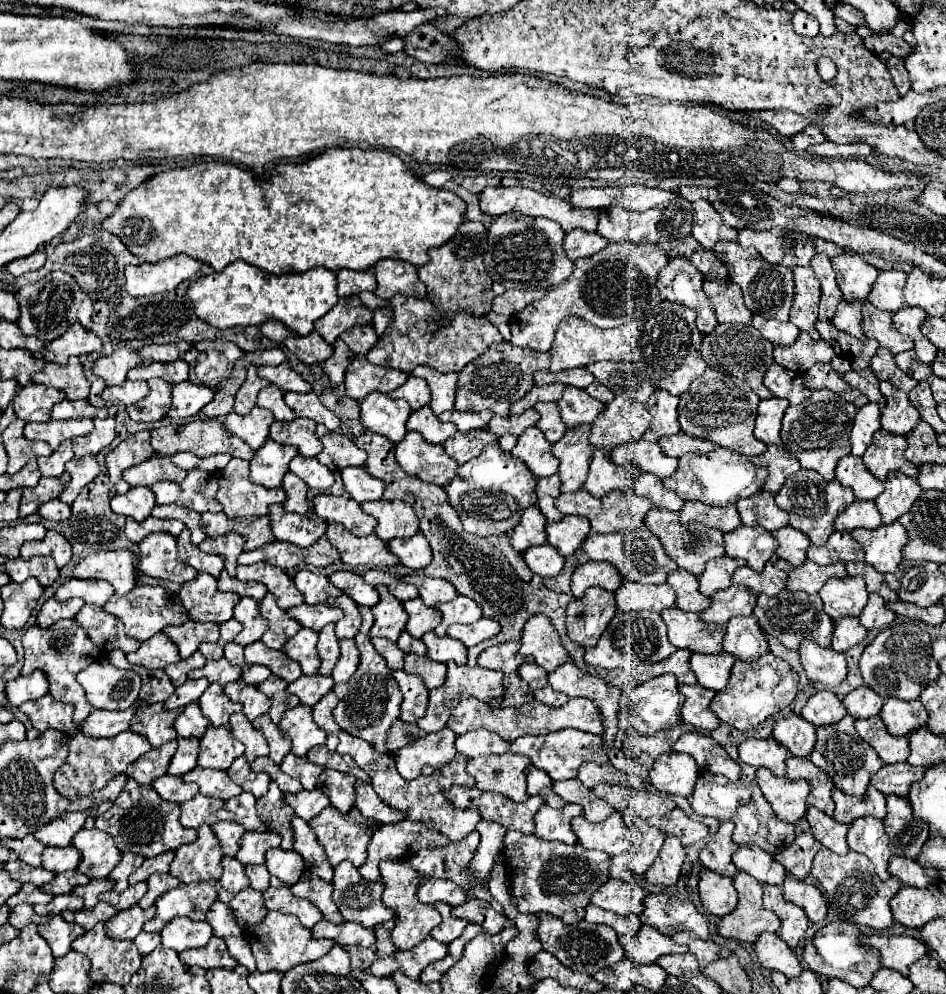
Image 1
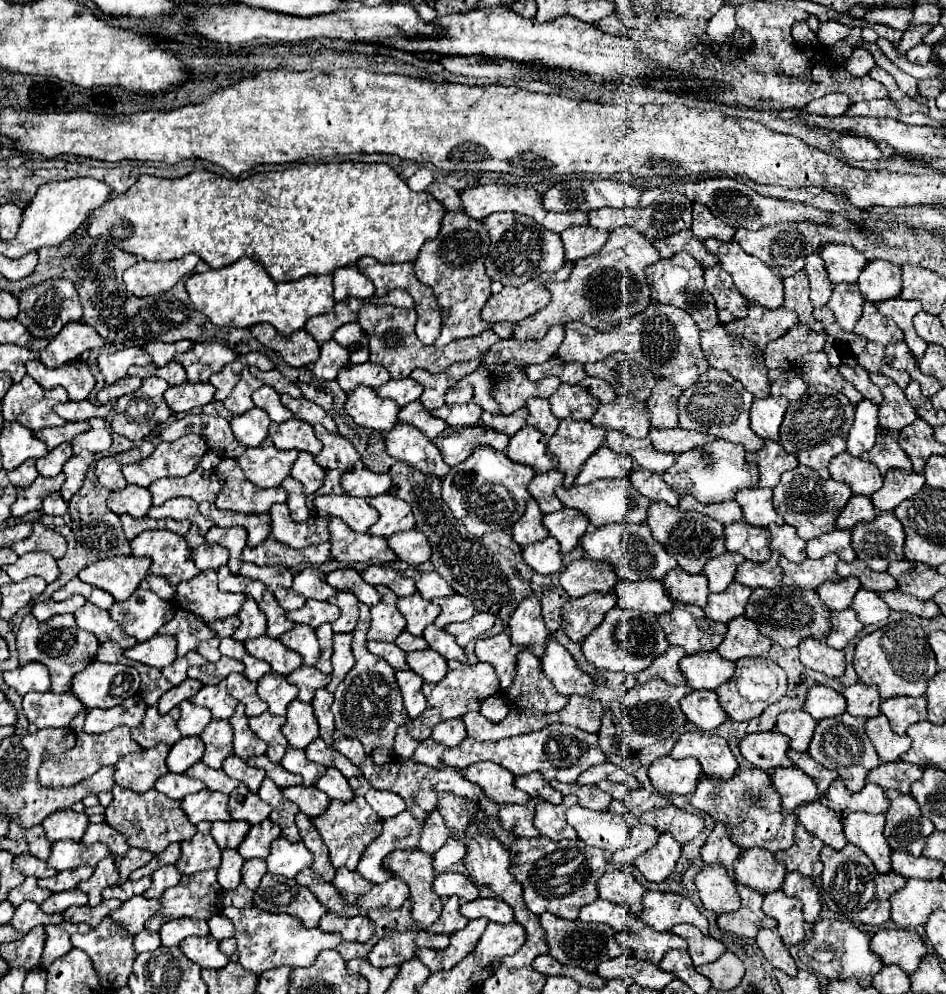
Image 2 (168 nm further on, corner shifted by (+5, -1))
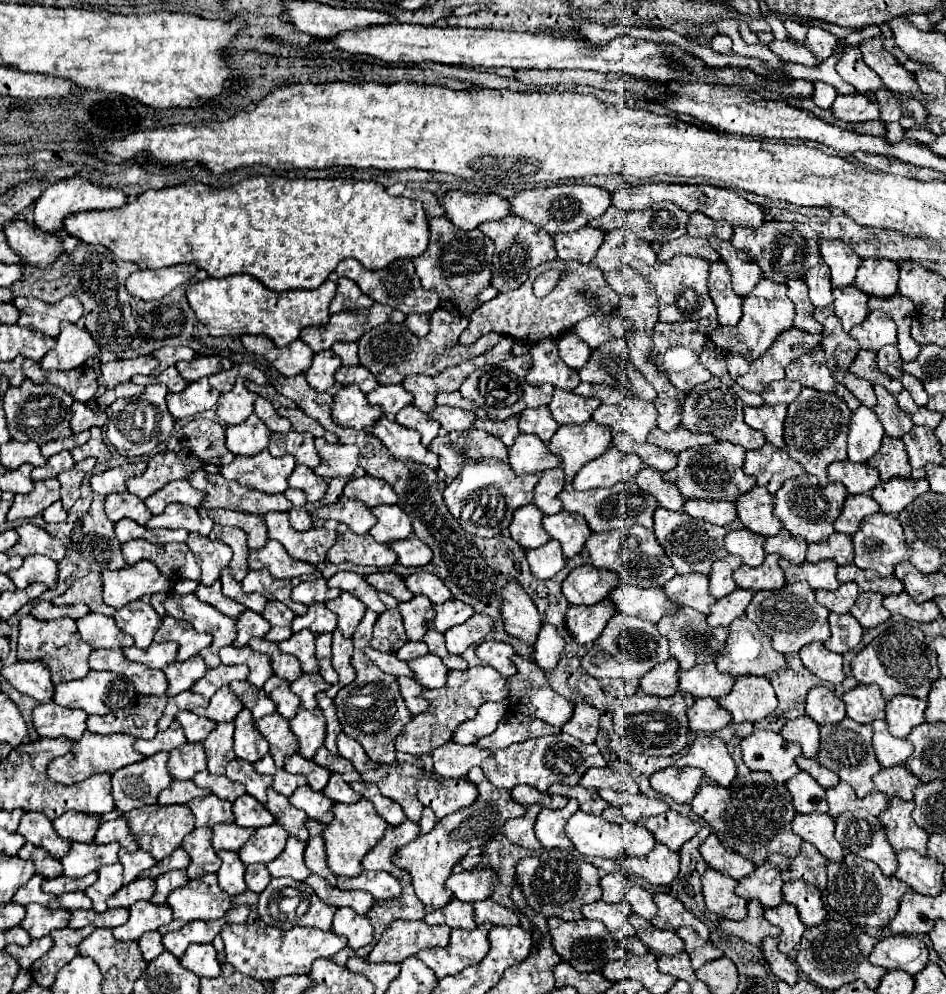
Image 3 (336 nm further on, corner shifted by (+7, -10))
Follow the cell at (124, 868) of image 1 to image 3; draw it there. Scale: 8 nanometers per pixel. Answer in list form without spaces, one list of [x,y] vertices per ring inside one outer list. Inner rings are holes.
[[[120,848],[120,864],[124,866],[124,884],[130,884],[132,880],[136,880],[140,876],[140,872],[152,868],[156,864],[156,860],[152,858],[150,852],[144,852],[144,850],[128,852],[128,850]]]

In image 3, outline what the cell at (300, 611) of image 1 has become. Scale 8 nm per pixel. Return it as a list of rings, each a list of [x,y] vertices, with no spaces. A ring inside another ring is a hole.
[[[310,604],[308,612],[304,616],[296,616],[292,622],[292,630],[300,632],[300,630],[312,630],[314,634],[322,634],[322,632],[332,632],[336,628],[336,616],[334,612],[330,612],[324,604]]]

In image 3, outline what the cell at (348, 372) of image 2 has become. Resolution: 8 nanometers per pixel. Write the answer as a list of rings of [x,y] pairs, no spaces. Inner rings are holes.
[[[360,364],[358,366],[340,366],[334,376],[336,376],[338,384],[342,384],[342,386],[356,384],[364,394],[368,394],[374,386],[378,386],[378,380],[374,378],[374,374]]]

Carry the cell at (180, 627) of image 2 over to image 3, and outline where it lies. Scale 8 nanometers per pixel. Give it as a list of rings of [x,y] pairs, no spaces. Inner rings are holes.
[[[170,616],[162,618],[162,624],[160,628],[156,630],[154,634],[154,640],[156,642],[168,642],[168,640],[174,640],[178,642],[178,656],[176,660],[178,662],[184,662],[188,660],[190,656],[196,656],[202,648],[210,646],[212,642],[212,636],[210,634],[200,634],[192,628],[192,624],[186,624],[184,620],[174,620]]]

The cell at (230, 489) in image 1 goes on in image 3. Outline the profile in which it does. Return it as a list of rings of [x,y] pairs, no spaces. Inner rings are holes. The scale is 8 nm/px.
[[[204,468],[190,474],[188,482],[204,492],[204,500],[200,508],[224,508],[236,512],[248,512],[264,516],[268,512],[288,512],[292,508],[290,500],[284,494],[266,494],[254,488],[244,488],[234,482],[224,480],[220,474],[208,474]]]

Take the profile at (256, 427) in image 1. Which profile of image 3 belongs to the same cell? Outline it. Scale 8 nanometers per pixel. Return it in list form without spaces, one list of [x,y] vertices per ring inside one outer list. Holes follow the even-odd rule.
[[[252,414],[242,424],[226,428],[226,448],[234,456],[254,456],[268,448],[270,434],[266,424]]]

